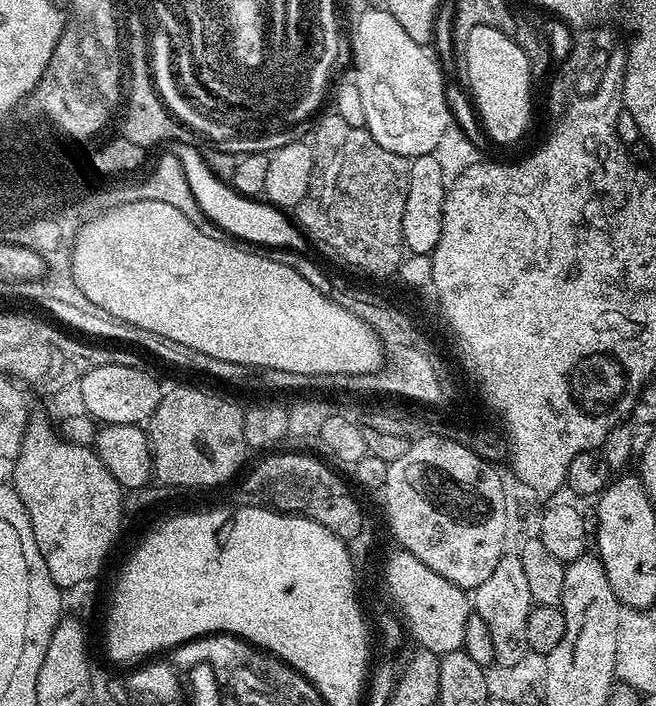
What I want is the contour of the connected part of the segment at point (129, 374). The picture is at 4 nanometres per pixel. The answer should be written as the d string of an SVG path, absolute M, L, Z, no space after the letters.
M98 366L81 378L78 385L83 411L101 425L138 424L143 425L154 414L162 395L162 387L140 366Z

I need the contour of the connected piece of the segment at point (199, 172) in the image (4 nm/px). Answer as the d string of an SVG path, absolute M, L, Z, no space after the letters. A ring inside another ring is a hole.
M174 143L168 150L178 158L178 162L185 171L186 182L202 207L203 213L221 228L223 233L232 234L237 241L271 250L286 248L292 251L305 251L308 243L296 222L283 209L277 208L269 202L238 194L229 183L224 183L212 172L206 164L202 151L197 145L188 143ZM288 216L288 217L286 217ZM230 233L230 234L228 234ZM258 244L258 245L256 245Z

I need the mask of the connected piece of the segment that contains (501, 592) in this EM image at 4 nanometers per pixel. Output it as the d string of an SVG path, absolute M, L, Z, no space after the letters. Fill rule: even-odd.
M512 550L505 551L490 578L475 588L470 600L474 605L474 615L484 619L490 629L495 663L502 667L517 665L530 650L526 642L526 618L530 618L530 610L534 607L520 555Z

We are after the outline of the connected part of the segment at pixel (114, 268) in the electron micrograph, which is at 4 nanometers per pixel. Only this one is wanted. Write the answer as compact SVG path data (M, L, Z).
M140 200L129 204L118 205L109 210L104 217L90 222L81 229L77 240L73 244L72 276L78 290L86 298L108 311L114 318L122 322L132 324L135 328L150 330L162 338L170 338L174 342L182 342L182 346L190 346L190 350L198 350L202 354L210 354L210 358L218 358L227 364L243 364L245 369L252 370L278 370L293 372L296 375L322 375L322 374L346 374L352 376L370 375L377 373L385 365L385 354L380 344L379 335L362 318L358 318L350 310L346 310L338 302L334 302L326 294L314 290L298 270L290 270L290 266L282 266L282 262L274 262L271 255L262 254L259 251L249 250L236 242L229 242L224 238L209 238L202 234L202 230L194 227L194 222L174 210L174 206L166 206L166 202L150 202Z

